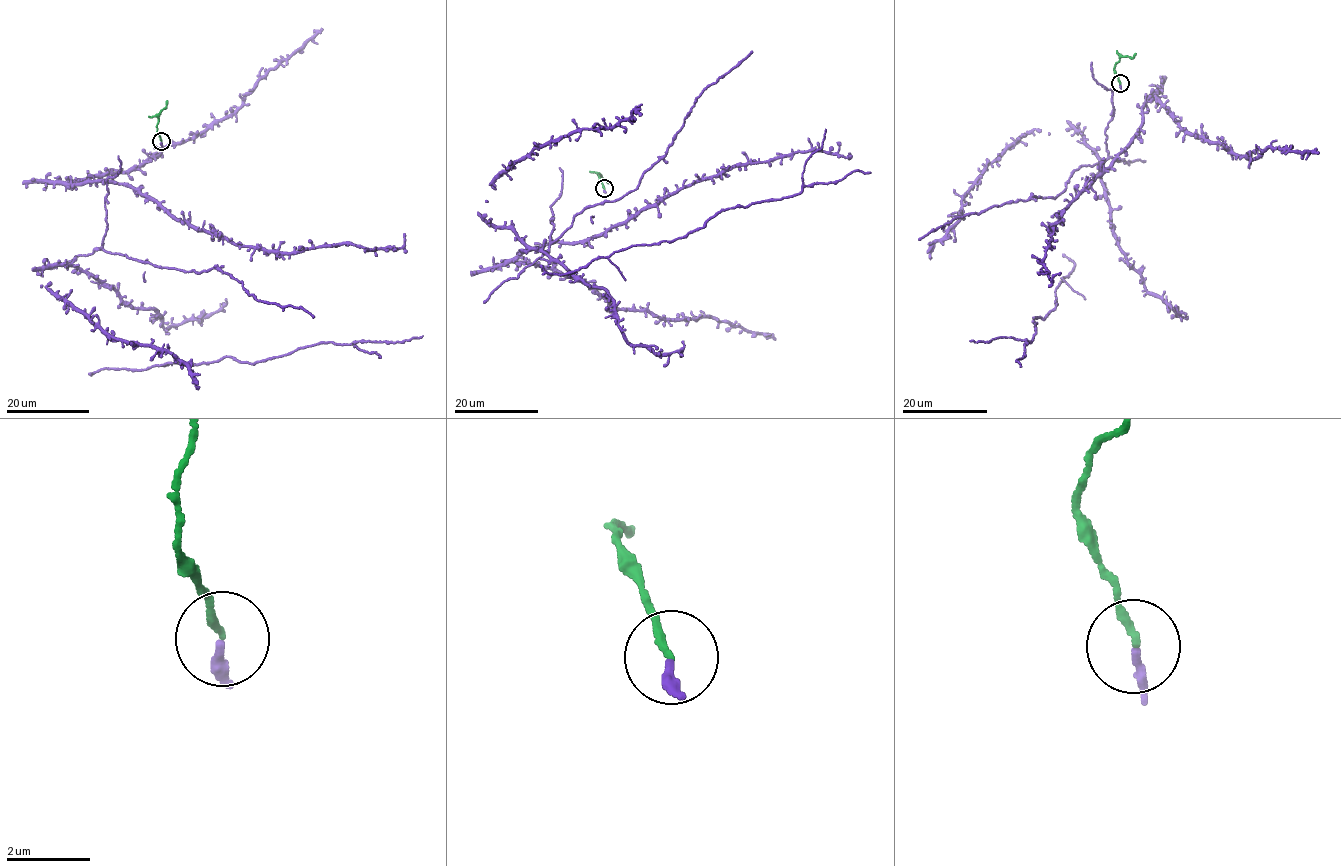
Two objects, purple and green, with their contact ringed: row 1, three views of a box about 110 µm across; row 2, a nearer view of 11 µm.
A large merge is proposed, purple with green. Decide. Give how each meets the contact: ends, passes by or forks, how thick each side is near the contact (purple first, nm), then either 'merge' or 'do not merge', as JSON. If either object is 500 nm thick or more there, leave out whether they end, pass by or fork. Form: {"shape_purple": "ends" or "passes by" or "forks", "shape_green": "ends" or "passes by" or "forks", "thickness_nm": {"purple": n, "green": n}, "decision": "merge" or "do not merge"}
{"shape_purple": "ends", "shape_green": "ends", "thickness_nm": {"purple": 190, "green": 170}, "decision": "merge"}

